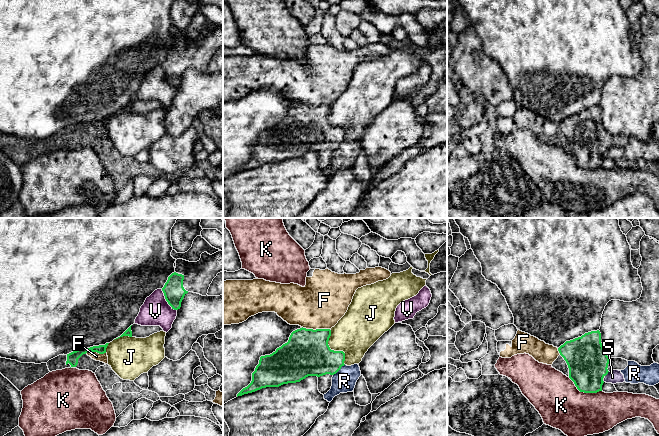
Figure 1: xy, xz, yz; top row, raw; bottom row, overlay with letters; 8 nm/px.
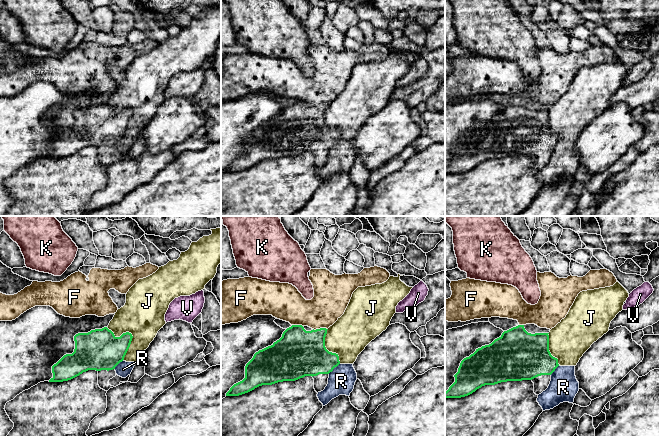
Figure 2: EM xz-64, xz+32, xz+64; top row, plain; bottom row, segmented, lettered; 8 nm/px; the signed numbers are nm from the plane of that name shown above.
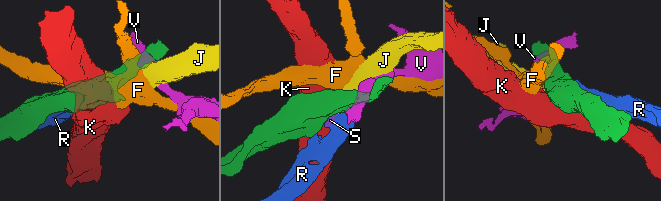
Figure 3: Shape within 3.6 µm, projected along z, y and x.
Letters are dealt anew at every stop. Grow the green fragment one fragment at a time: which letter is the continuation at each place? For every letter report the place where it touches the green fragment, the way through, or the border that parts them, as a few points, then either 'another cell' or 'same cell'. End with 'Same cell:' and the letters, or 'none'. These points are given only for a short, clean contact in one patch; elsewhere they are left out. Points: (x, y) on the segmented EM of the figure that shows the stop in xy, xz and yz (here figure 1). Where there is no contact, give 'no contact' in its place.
F: xz (316, 329) | along xz (302, 326), (308, 329), (329, 329) | another cell
J: xz (333, 350) | another cell
K: yz (584, 392) | another cell
R: xz (338, 370) | another cell
S: yz (607, 373) | along yz (608, 371), (605, 376) | another cell
V: xy (166, 300) | another cell
Same cell: none

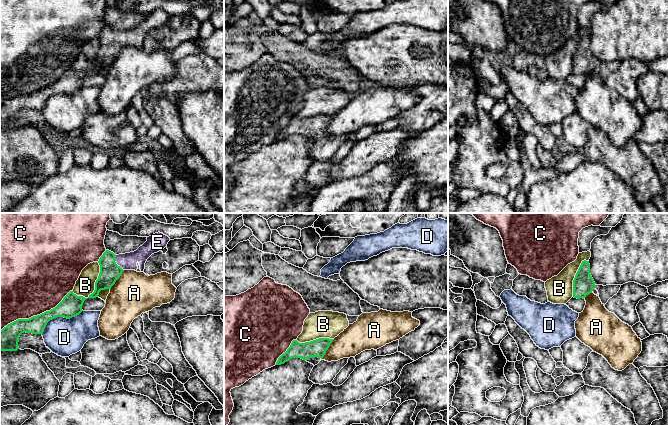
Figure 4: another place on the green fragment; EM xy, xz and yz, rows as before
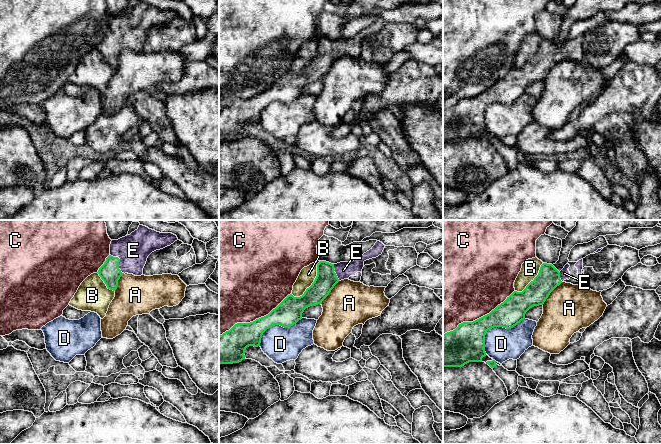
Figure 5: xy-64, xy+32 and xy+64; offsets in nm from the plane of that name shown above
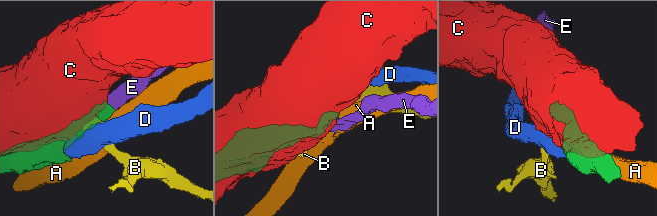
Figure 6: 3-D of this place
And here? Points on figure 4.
A: xz (327, 349) | another cell
B: xy (95, 286) | another cell
C: xy (37, 315) | another cell
D: xy (59, 316) | another cell
E: xy (115, 263) | across xy (109, 271), (115, 263), (128, 261) | same cell
Same cell: E

